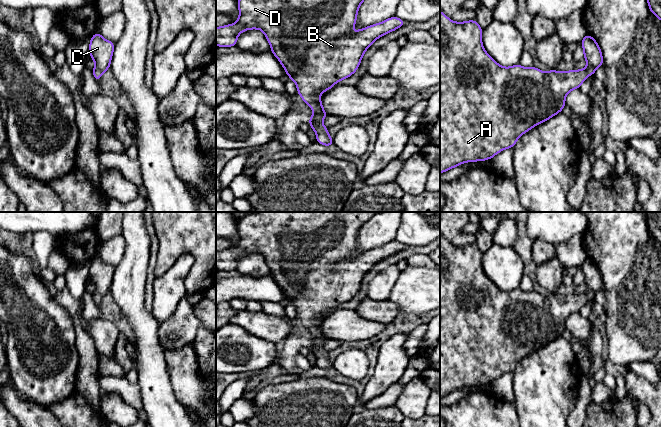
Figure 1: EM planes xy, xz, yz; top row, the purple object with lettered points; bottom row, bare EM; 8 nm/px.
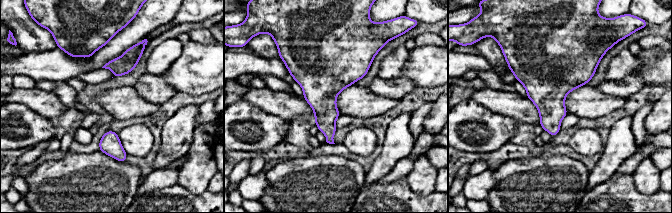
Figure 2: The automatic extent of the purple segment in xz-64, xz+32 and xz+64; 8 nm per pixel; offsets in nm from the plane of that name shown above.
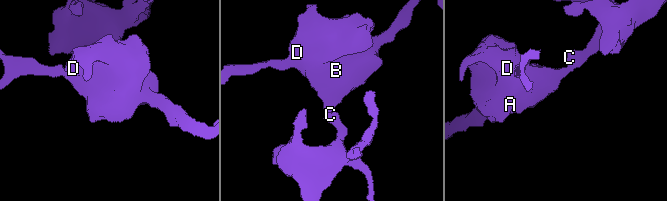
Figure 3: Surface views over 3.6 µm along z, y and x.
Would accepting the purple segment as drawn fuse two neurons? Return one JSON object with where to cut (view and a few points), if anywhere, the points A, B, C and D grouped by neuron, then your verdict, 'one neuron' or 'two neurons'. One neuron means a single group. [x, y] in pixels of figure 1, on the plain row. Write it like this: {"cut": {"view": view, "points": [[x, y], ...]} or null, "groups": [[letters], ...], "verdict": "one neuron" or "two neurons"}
{"cut": null, "groups": [["A", "B", "C", "D"]], "verdict": "one neuron"}

